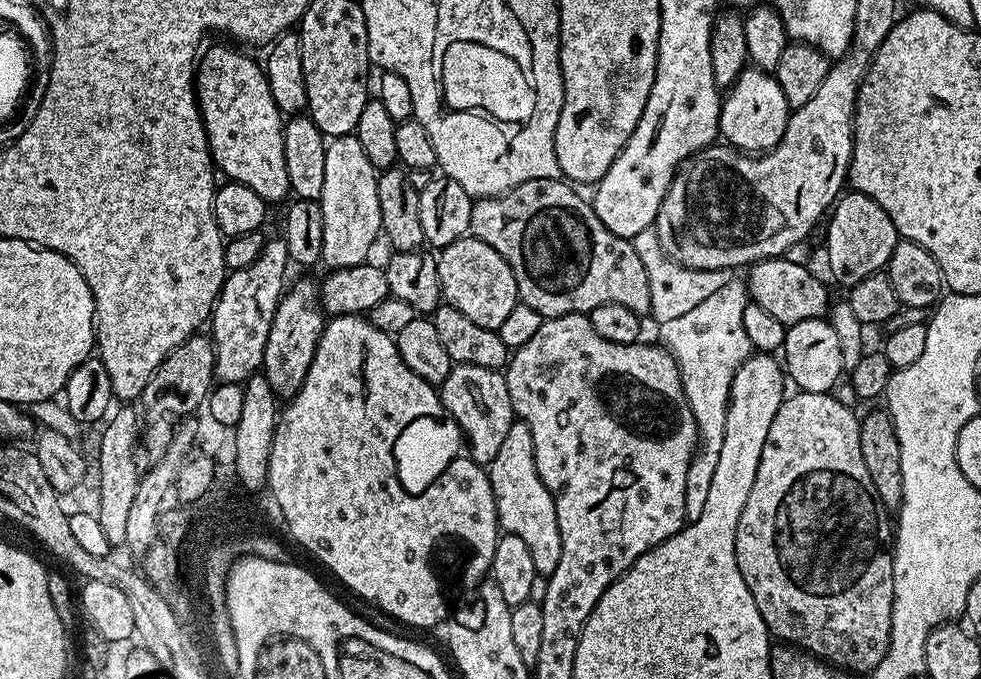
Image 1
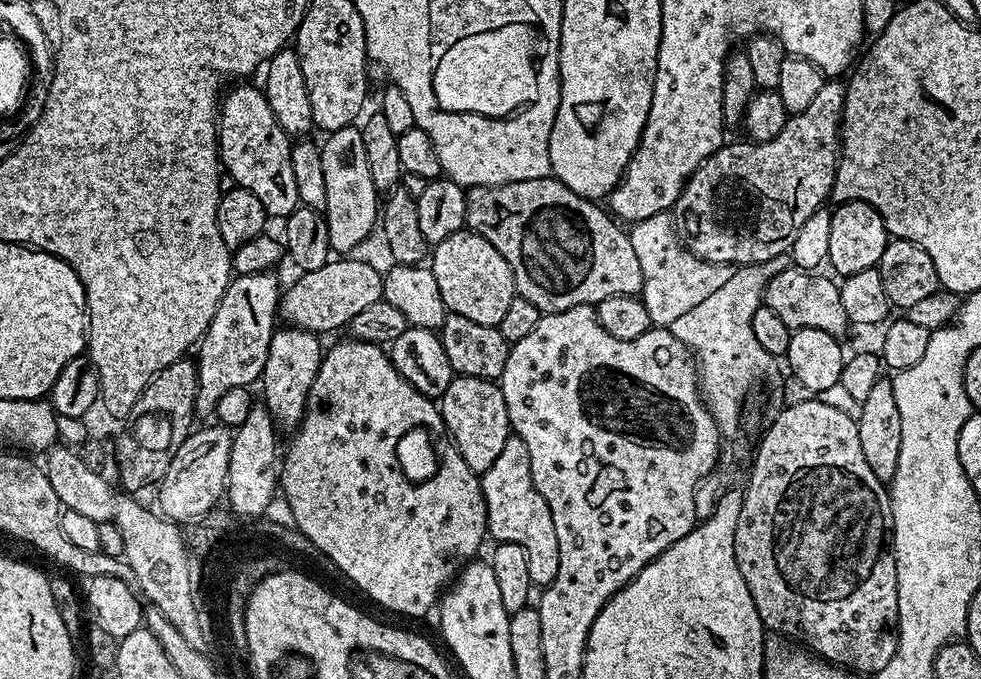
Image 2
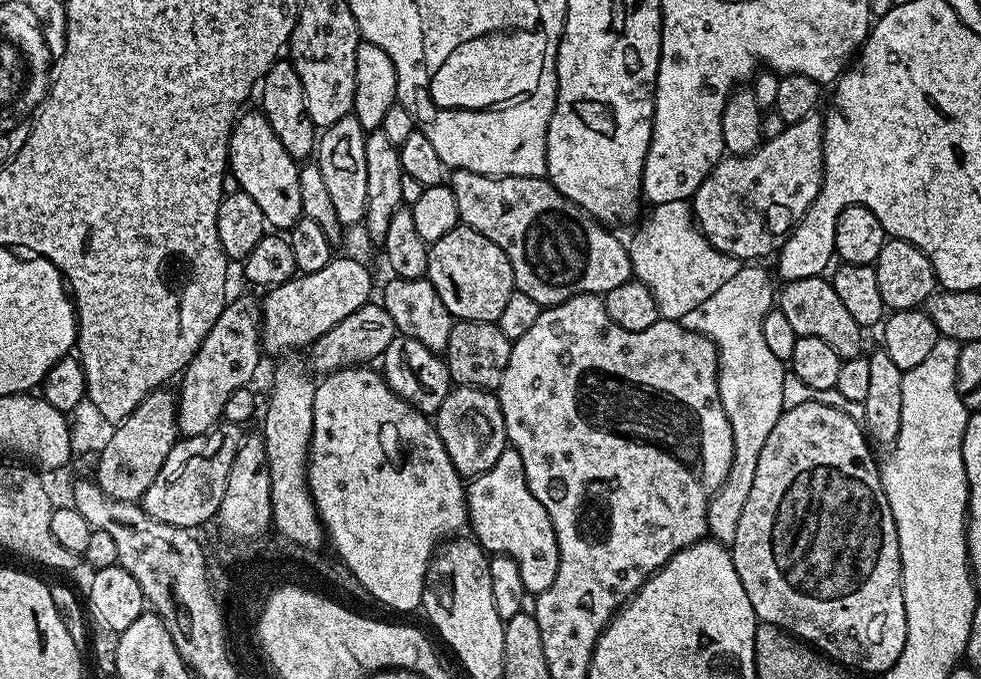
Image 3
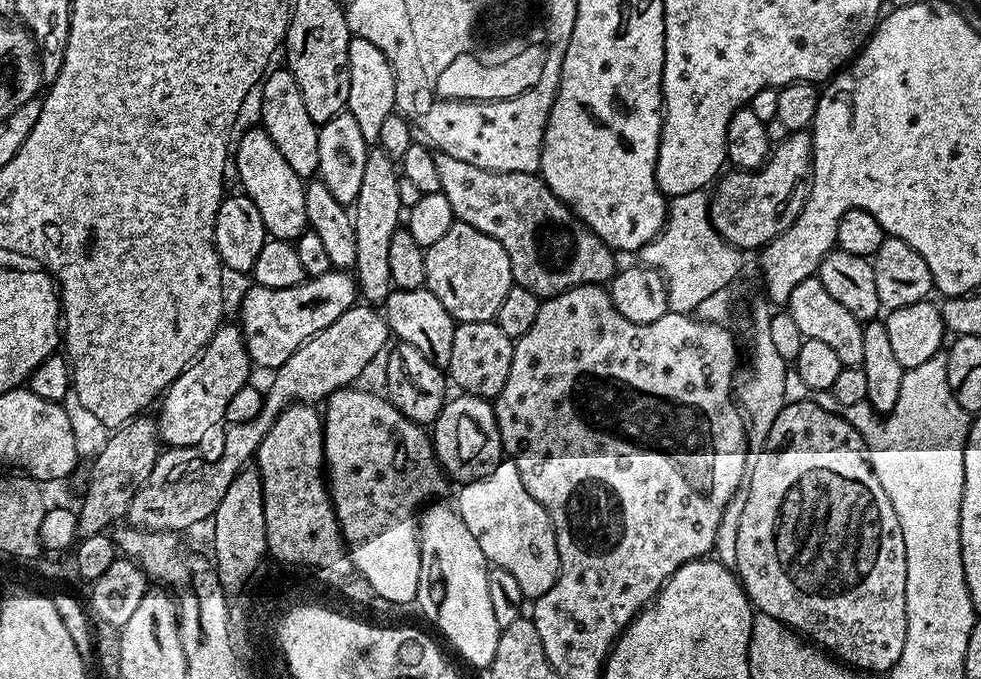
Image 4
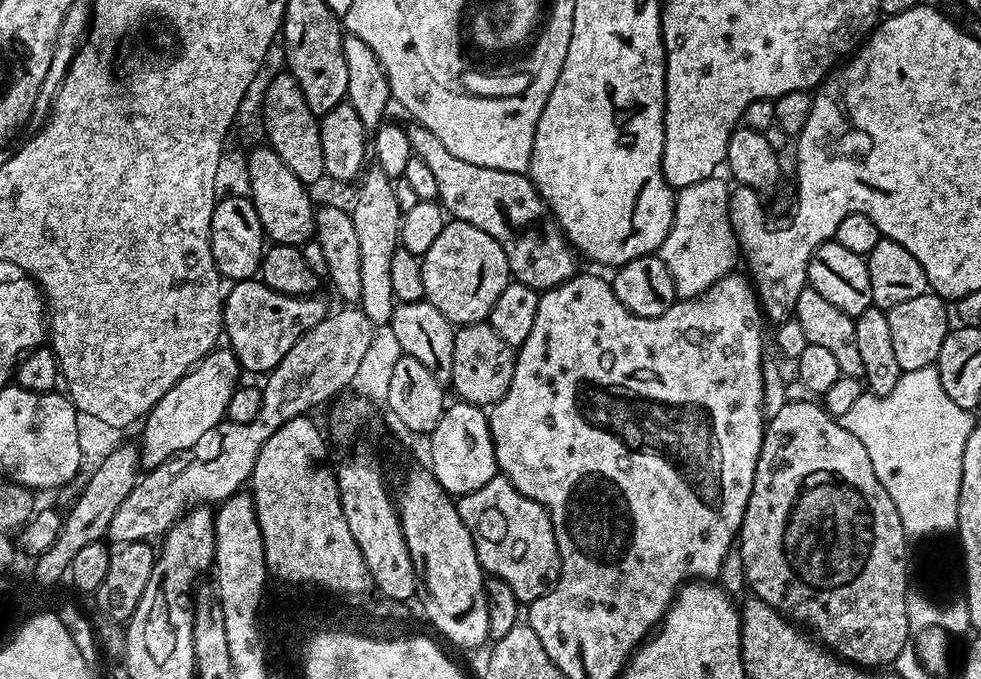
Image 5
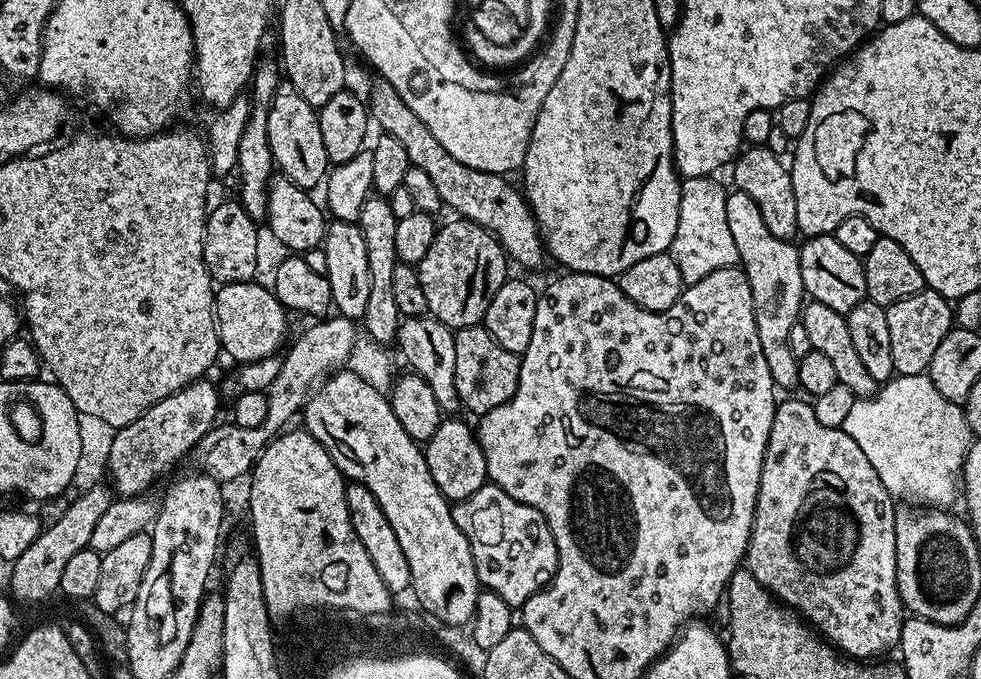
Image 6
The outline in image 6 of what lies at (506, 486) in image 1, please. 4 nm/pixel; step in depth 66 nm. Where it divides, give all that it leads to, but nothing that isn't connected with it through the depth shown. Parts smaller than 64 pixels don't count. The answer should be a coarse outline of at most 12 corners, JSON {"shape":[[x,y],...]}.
{"shape":[[485,482],[455,501],[481,585],[512,608],[556,577],[534,506]]}

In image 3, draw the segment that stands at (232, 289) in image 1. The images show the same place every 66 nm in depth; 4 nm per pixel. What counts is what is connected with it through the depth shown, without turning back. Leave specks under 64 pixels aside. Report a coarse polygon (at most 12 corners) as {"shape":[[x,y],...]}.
{"shape":[[225,303],[184,369],[176,422],[184,436],[221,423],[256,376],[260,304]]}

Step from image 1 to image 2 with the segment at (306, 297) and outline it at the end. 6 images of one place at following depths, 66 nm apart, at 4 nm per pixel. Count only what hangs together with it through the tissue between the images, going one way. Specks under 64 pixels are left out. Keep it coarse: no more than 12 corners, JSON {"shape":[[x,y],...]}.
{"shape":[[277,327],[262,377],[281,429],[304,419],[321,337]]}

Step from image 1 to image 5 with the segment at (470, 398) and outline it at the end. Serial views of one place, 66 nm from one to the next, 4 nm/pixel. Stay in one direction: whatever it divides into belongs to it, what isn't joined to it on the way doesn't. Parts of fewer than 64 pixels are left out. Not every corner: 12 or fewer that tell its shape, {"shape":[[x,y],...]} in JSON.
{"shape":[[463,407],[445,411],[426,448],[453,498],[493,479],[486,428]]}

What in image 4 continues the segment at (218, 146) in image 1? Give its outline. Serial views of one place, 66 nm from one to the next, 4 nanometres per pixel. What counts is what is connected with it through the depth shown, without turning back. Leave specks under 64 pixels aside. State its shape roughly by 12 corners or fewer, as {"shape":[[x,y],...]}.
{"shape":[[263,127],[234,144],[243,195],[273,240],[308,228],[305,181]]}

